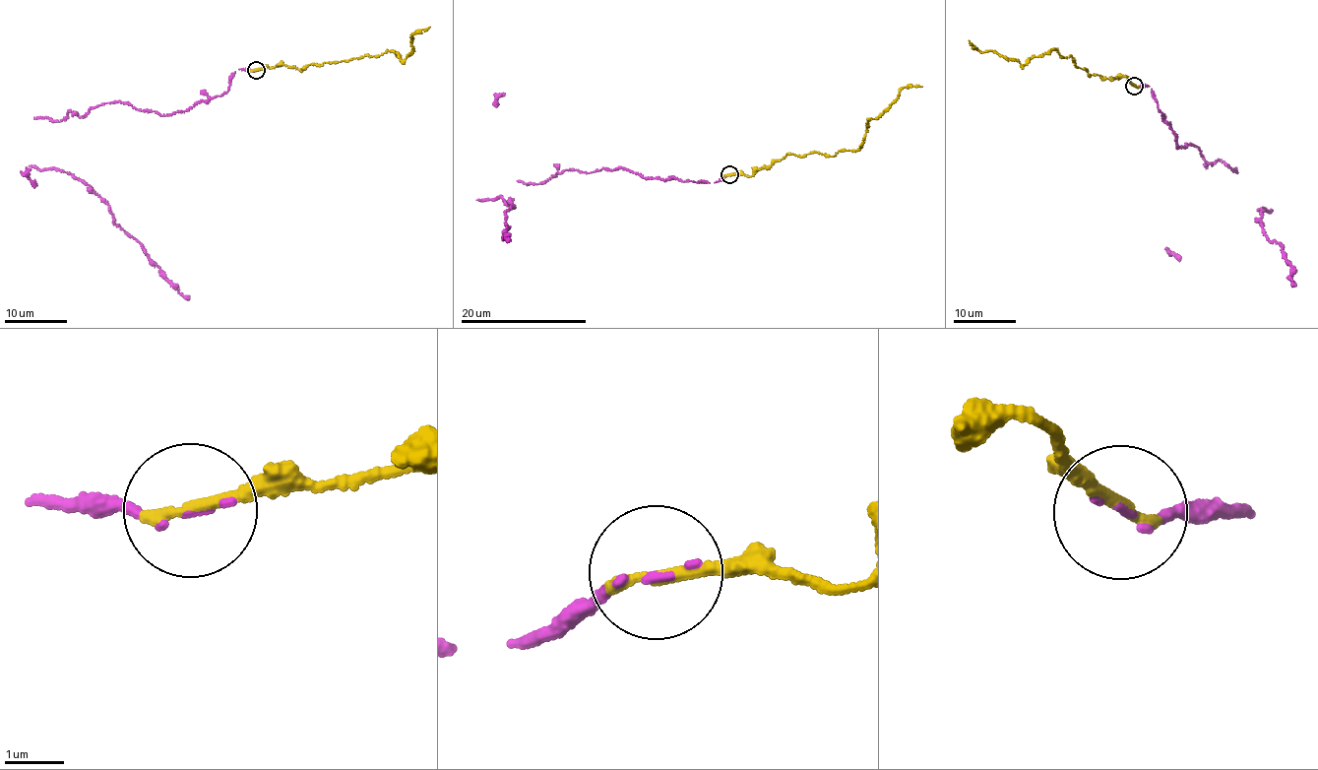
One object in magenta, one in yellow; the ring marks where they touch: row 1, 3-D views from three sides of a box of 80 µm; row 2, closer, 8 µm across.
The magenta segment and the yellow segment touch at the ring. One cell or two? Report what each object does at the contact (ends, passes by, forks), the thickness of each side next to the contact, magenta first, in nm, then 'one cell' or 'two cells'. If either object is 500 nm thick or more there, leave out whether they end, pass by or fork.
magenta ends there; yellow ends there; 110 nm thick on the magenta side, 260 nm on the other; one cell

